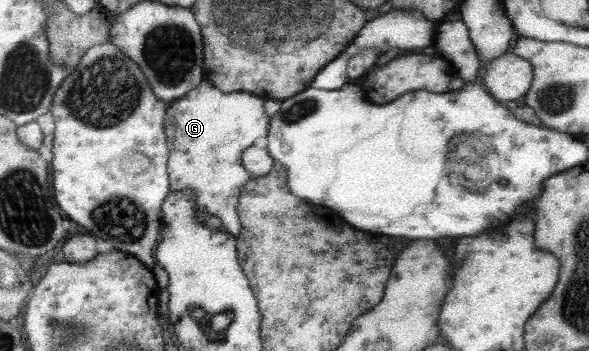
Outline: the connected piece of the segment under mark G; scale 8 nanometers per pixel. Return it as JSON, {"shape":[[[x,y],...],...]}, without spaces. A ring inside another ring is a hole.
{"shape":[[[203,77],[199,85],[187,91],[182,99],[169,102],[168,115],[164,115],[164,135],[168,135],[168,147],[172,147],[172,155],[167,157],[172,191],[189,189],[195,213],[208,213],[220,219],[221,229],[232,236],[237,236],[242,229],[238,216],[239,189],[252,177],[243,166],[243,151],[254,143],[254,139],[266,135],[266,129],[270,129],[263,100],[248,92],[221,92]]]}

